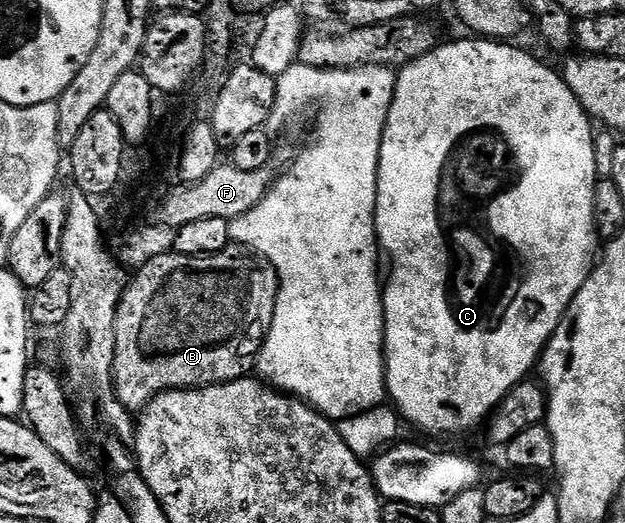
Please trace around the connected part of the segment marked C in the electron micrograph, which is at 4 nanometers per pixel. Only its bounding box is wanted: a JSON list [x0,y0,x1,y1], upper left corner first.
[375,37,601,435]

